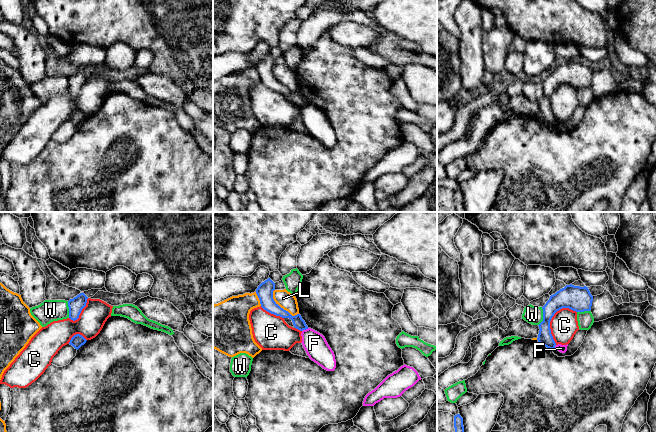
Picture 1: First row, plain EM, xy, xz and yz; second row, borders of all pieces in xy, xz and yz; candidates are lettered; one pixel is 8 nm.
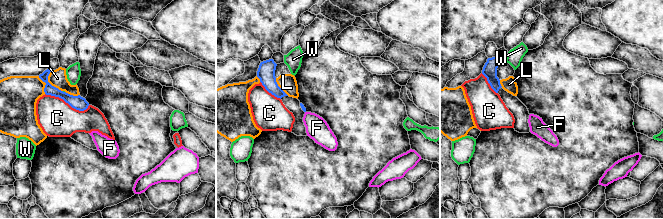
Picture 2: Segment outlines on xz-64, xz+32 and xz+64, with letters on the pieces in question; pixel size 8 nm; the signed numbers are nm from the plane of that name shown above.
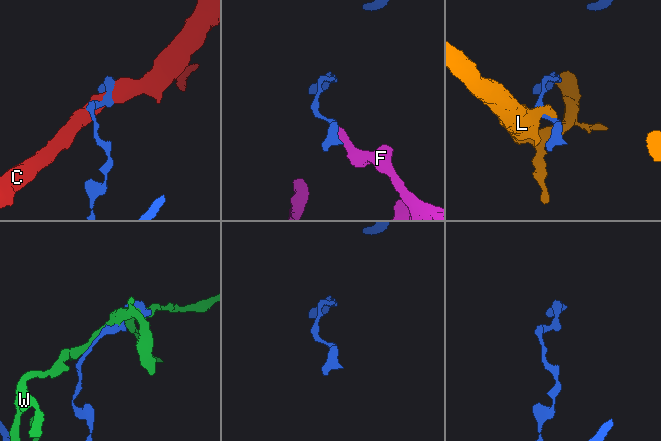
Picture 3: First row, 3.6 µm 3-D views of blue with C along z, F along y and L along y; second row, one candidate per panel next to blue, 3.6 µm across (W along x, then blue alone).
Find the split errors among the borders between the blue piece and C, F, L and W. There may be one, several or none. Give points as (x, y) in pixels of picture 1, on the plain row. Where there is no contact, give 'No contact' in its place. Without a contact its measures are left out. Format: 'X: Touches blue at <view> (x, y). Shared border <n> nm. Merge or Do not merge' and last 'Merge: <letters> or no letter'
C: Touches blue at yz (551, 94). Shared border 320 nm. Do not merge
F: Touches blue at xz (305, 105). Shared border 60 nm. Do not merge
L: Touches blue at xz (282, 84). Shared border 280 nm. Do not merge
W: Touches blue at yz (543, 92). Shared border 160 nm. Do not merge
Merge: no letter

